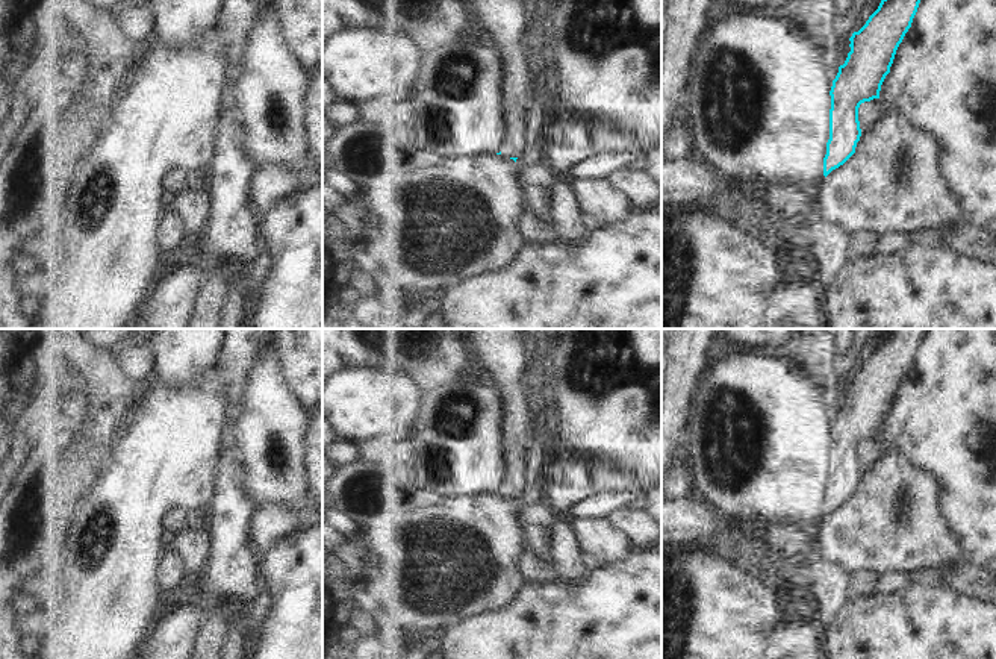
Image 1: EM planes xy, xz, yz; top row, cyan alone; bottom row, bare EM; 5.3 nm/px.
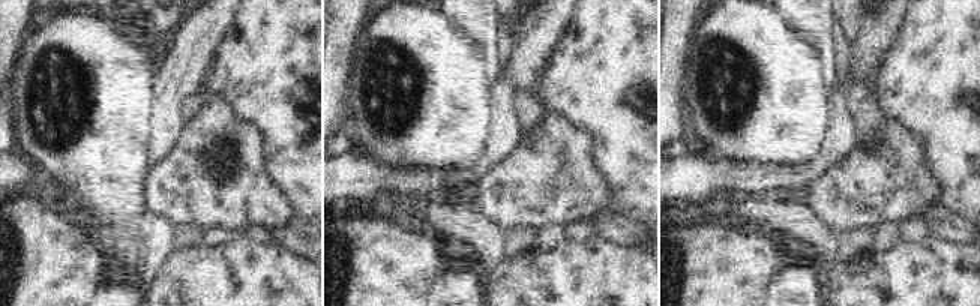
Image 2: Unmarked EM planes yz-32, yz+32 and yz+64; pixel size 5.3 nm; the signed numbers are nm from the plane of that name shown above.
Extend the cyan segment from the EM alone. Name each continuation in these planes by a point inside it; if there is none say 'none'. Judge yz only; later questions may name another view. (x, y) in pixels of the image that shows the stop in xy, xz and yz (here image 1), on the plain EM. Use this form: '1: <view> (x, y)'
none

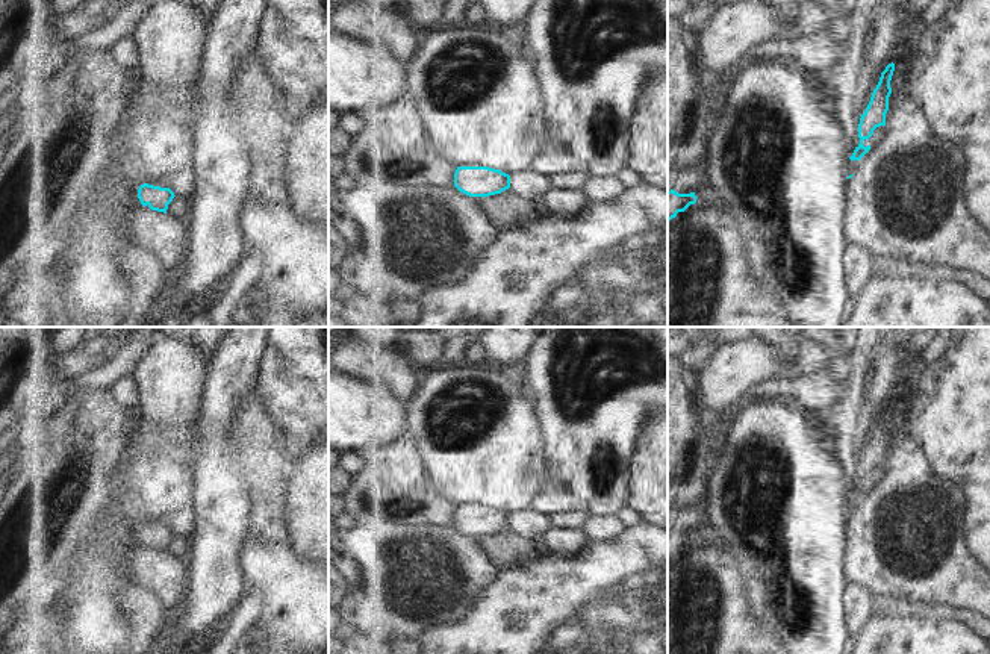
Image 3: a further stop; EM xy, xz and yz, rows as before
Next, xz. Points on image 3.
none

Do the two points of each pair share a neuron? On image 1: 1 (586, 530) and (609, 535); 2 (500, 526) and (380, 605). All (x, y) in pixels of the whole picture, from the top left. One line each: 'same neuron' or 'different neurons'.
1: same neuron
2: same neuron

